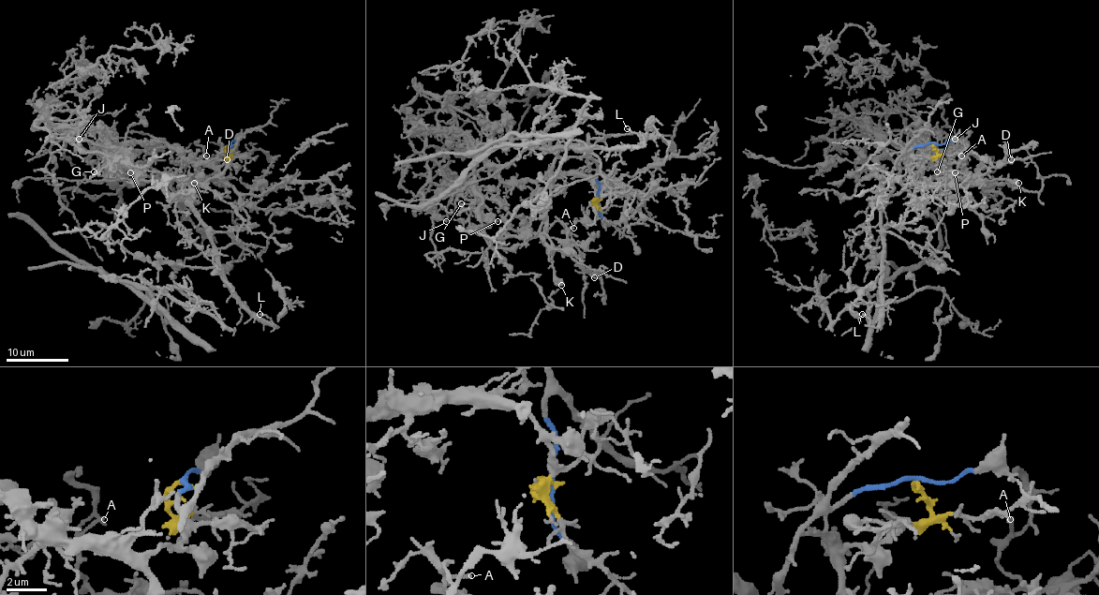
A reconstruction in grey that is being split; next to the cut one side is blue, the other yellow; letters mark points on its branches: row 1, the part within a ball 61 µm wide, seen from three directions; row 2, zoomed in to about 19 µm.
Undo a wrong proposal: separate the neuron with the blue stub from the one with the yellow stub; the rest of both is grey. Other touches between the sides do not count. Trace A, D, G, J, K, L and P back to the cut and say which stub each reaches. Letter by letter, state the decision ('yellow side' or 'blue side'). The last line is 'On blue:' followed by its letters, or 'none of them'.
A: yellow side
D: yellow side
G: yellow side
J: blue side
K: blue side
L: blue side
P: yellow side
On blue: J, K, L

